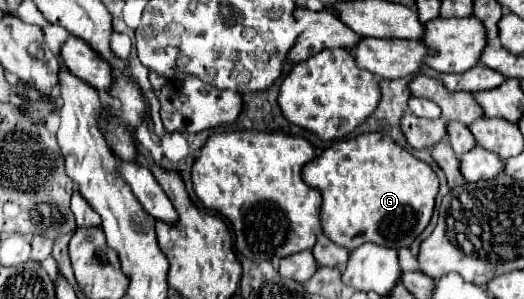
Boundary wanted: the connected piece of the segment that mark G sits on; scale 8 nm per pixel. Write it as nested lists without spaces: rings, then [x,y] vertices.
[[[363,133],[333,143],[303,167],[303,179],[323,195],[323,233],[351,251],[367,241],[397,249],[409,247],[429,225],[439,191],[437,173],[381,133]]]

